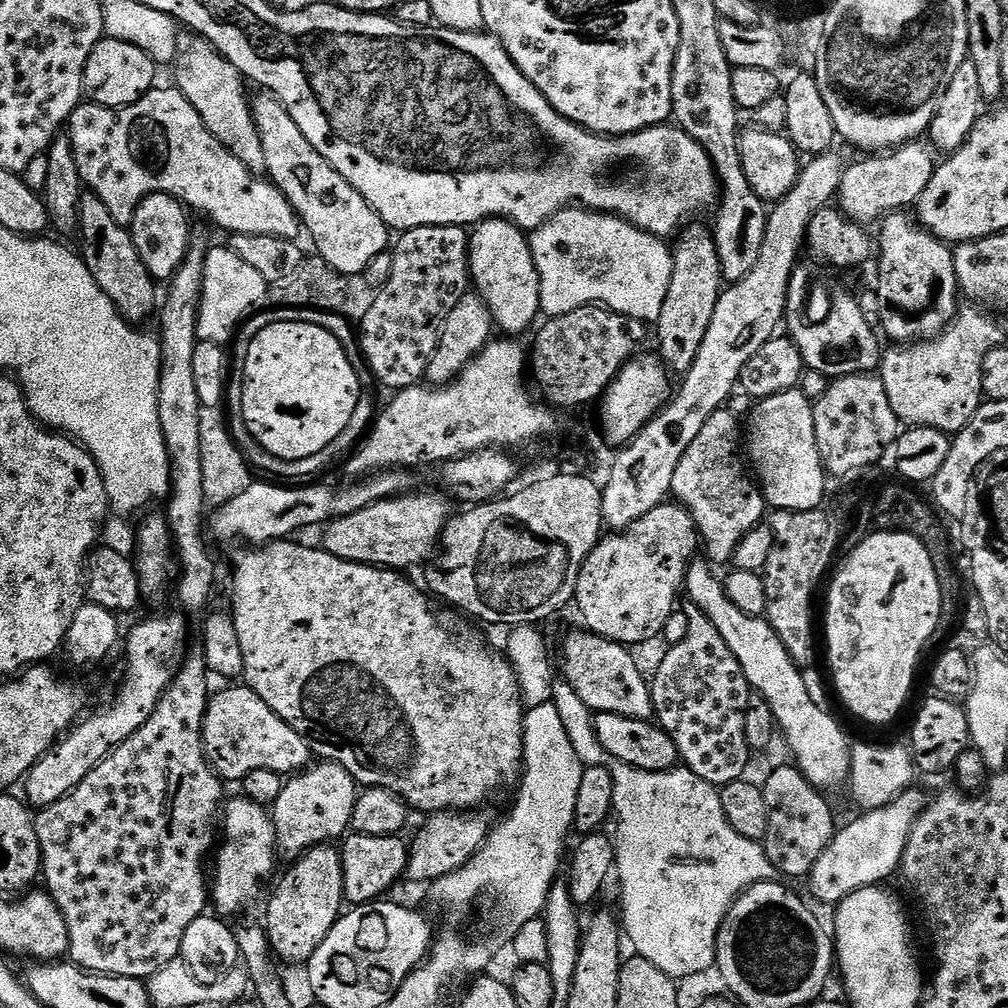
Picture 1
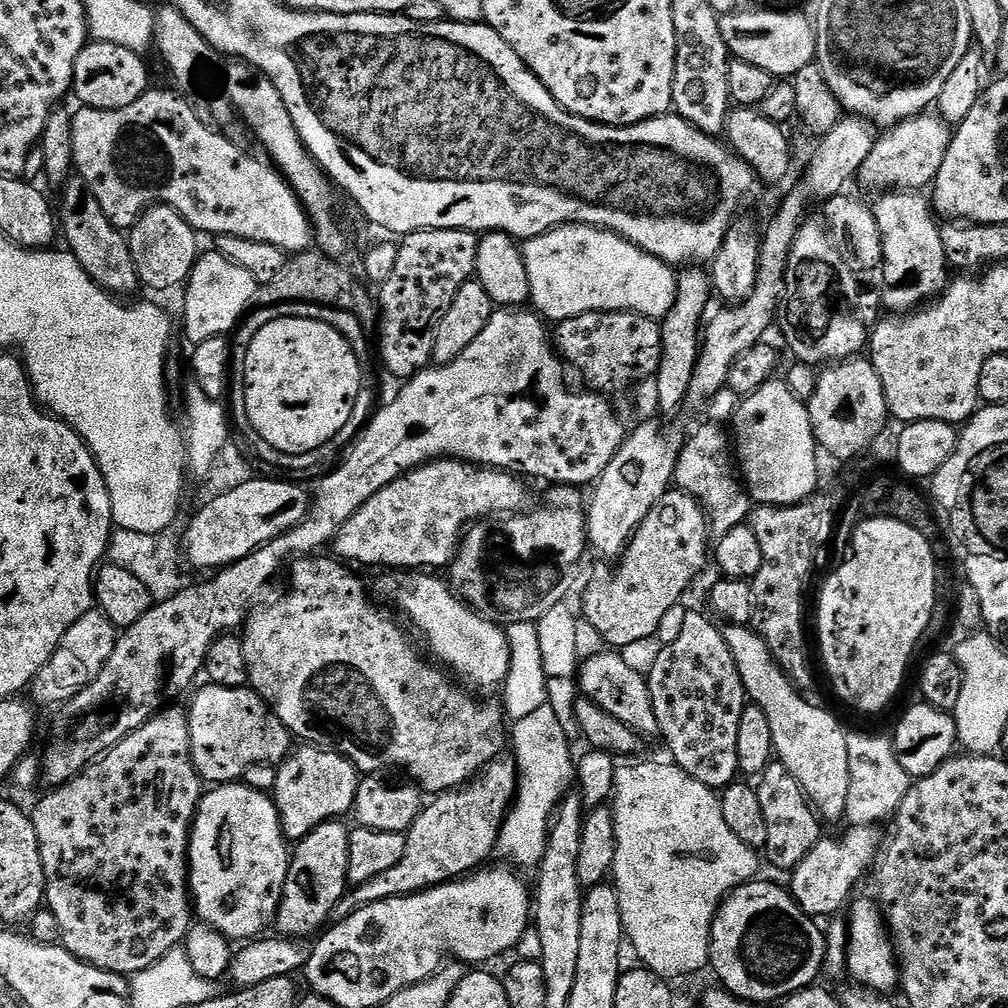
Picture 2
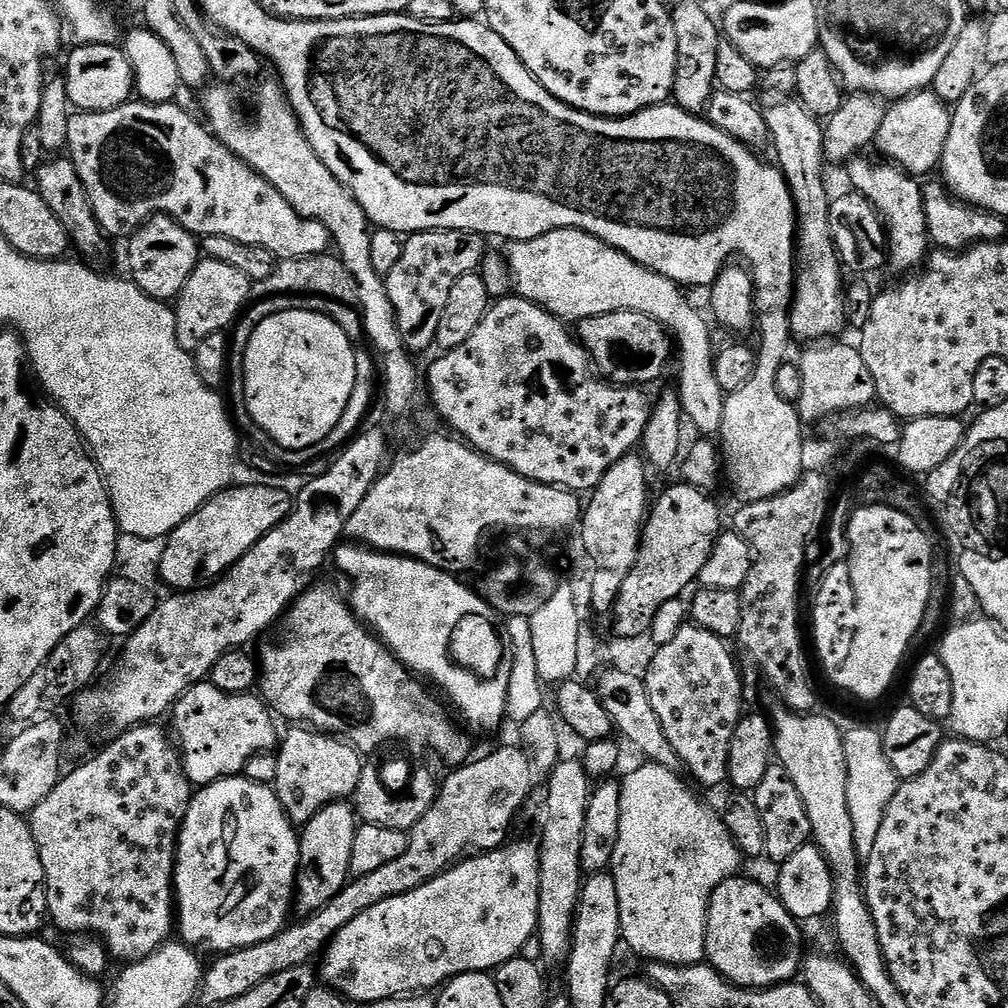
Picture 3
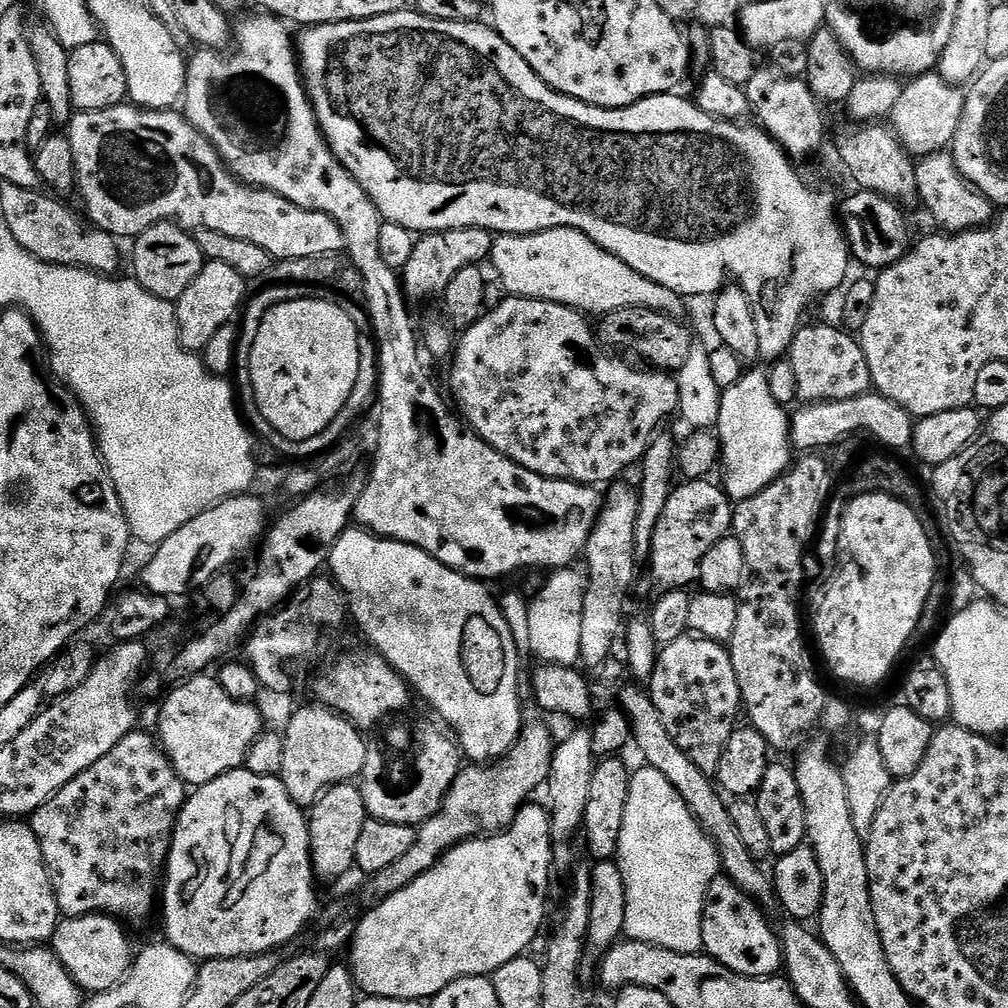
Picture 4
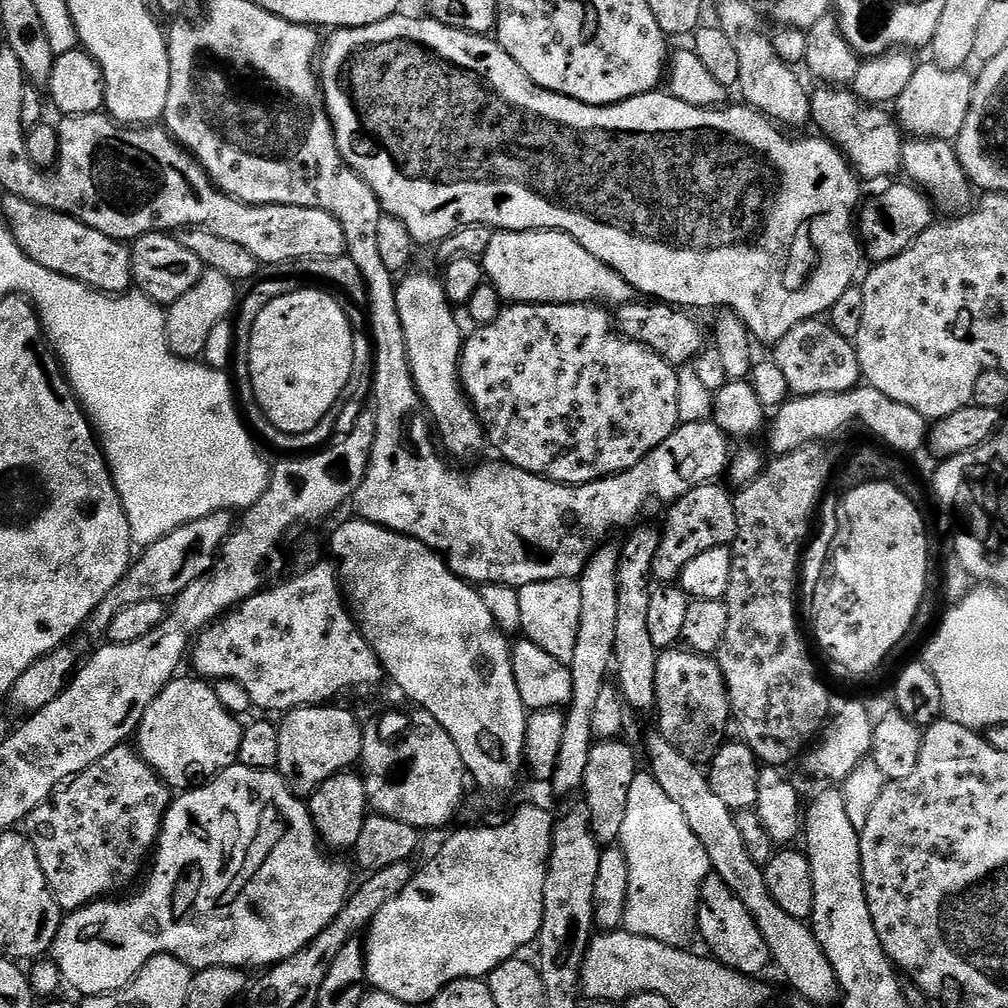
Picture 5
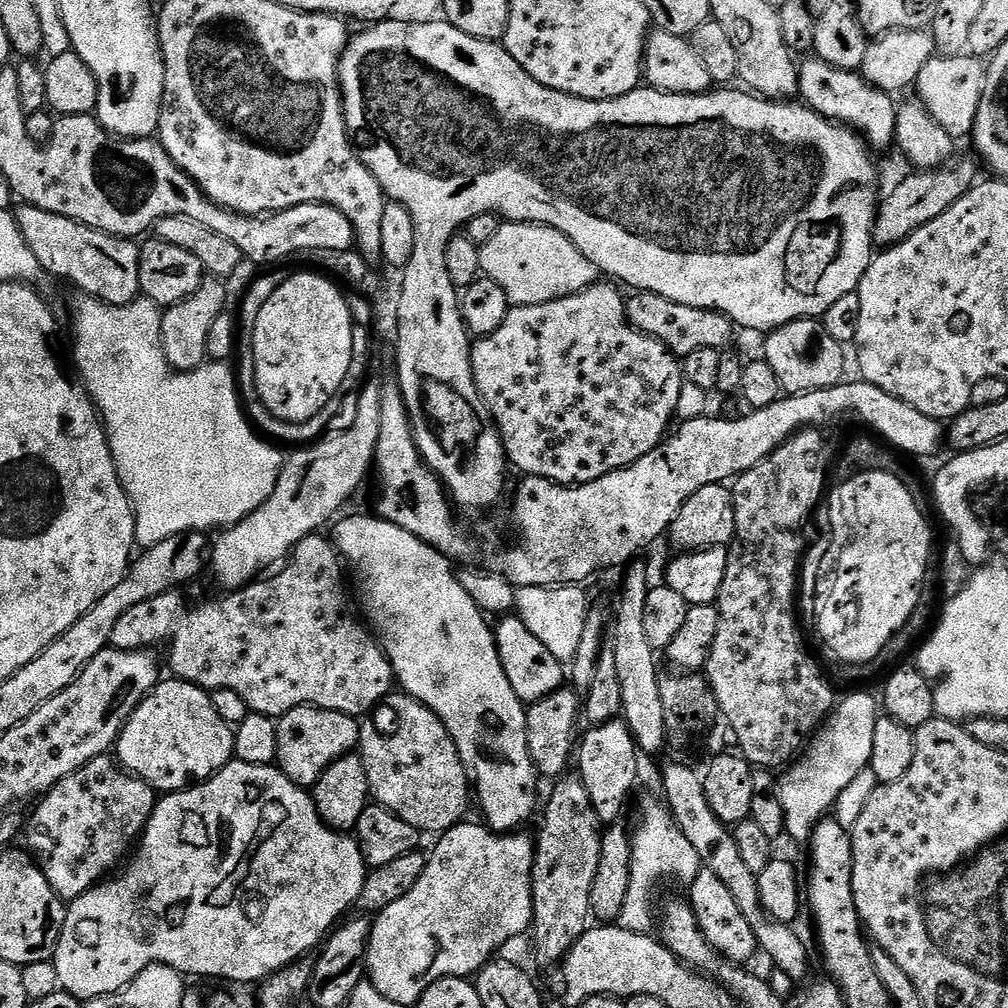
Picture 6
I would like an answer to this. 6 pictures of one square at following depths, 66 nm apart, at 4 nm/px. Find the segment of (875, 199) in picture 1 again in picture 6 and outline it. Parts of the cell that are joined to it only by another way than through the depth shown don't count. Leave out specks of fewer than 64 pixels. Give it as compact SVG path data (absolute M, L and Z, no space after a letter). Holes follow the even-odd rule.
M971 54L959 56L933 55L926 66L922 66L922 74L918 74L914 85L919 103L944 127L954 138L971 137L974 120L979 112L984 93L986 68L977 57Z

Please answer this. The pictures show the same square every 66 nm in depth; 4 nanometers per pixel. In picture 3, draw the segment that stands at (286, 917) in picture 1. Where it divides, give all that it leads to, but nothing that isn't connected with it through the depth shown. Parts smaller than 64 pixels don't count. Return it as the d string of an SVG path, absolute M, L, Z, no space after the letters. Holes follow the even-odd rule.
M348 802L328 804L299 833L300 865L296 875L294 908L301 917L312 916L334 899L350 879L350 854L354 850L354 834L358 827L355 807Z

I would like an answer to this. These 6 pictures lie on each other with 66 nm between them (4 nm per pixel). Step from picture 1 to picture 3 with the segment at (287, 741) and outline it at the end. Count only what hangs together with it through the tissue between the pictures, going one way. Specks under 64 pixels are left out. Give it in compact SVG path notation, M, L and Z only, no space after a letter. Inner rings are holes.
M201 682L180 695L171 709L171 716L184 772L193 786L213 784L228 776L241 775L246 762L250 762L254 754L272 752L278 744L277 717L256 694L226 694L210 682Z

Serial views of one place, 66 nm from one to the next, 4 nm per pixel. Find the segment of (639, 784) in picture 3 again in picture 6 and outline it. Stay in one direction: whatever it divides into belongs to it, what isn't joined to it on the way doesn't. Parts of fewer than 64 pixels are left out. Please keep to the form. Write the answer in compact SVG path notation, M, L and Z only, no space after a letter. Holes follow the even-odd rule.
M663 803L648 804L644 808L644 817L640 820L636 832L631 833L632 838L632 861L630 862L630 890L626 892L626 902L622 902L622 914L620 915L619 927L631 932L648 932L651 924L654 924L654 904L652 908L652 895L656 892L656 887L663 880L684 880L691 882L701 870L700 855L694 846L690 846L690 838L682 834L682 830L676 824L676 819L671 811Z

